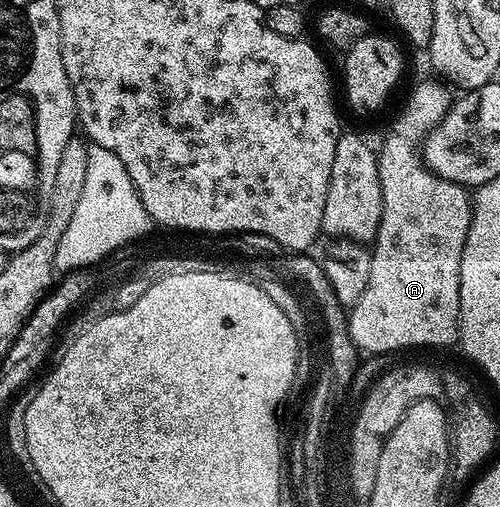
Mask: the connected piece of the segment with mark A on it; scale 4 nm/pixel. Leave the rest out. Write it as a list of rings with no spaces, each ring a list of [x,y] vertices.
[[[438,79],[427,80],[424,84],[419,84],[411,92],[411,97],[407,100],[407,105],[399,112],[399,117],[391,124],[391,129],[387,132],[387,137],[383,140],[383,145],[378,145],[377,155],[379,158],[379,181],[381,182],[381,222],[373,241],[373,251],[371,253],[371,265],[369,266],[369,286],[365,286],[365,294],[350,309],[349,325],[352,342],[360,353],[363,352],[399,352],[402,348],[447,348],[453,345],[459,338],[459,295],[461,294],[461,254],[465,250],[465,238],[469,234],[471,225],[471,206],[473,196],[464,185],[457,182],[449,182],[441,178],[436,172],[430,172],[423,162],[423,140],[427,137],[432,128],[436,128],[445,118],[453,103],[453,96],[450,96],[448,85]]]

